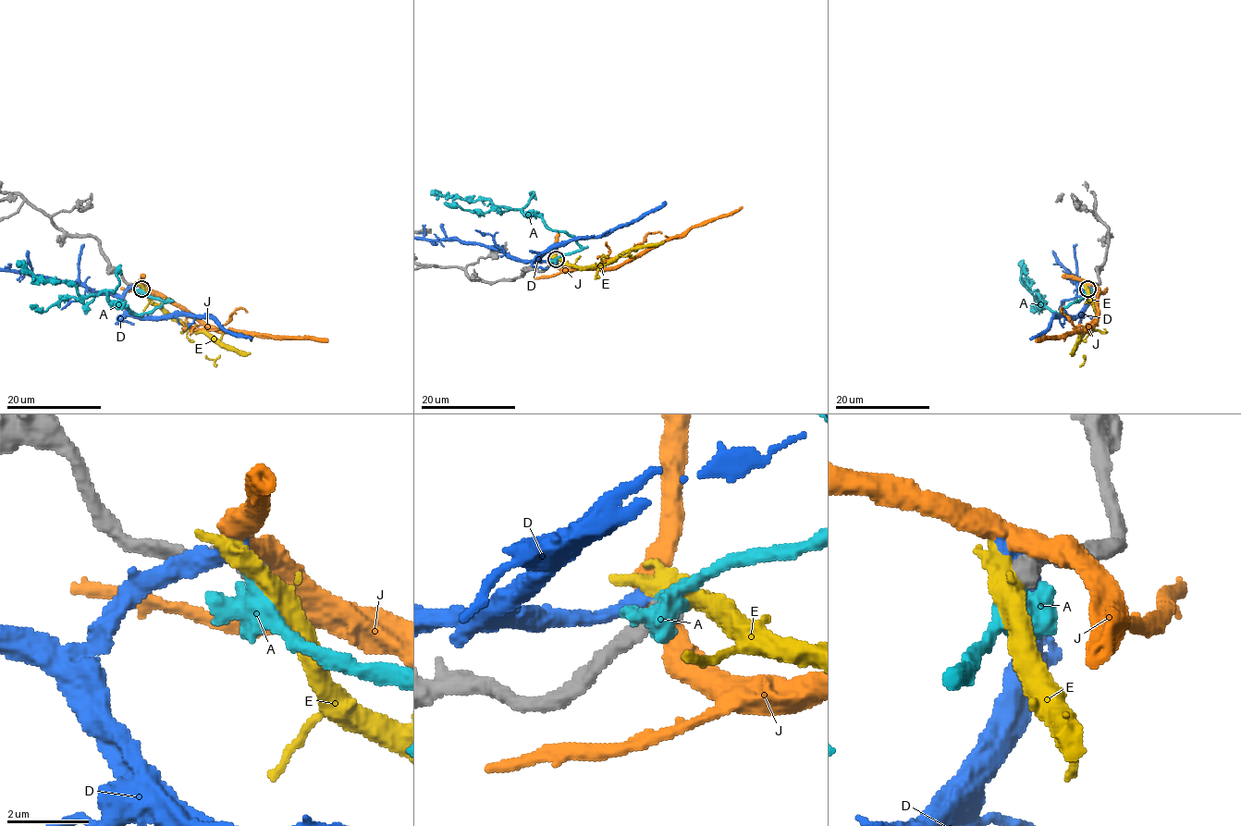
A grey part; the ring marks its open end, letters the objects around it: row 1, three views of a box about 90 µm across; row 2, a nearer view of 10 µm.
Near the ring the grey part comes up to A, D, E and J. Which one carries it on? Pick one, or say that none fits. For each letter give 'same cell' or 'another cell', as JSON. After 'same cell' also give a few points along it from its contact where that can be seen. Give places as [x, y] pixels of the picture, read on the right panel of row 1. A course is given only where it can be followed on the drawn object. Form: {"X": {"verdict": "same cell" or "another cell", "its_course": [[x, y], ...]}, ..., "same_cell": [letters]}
{"A": {"verdict": "same cell", "its_course": [[1087, 287], [1076, 302], [1059, 314], [1051, 313], [1038, 291], [1034, 295], [1028, 286], [1025, 265], [1020, 261]]}, "D": {"verdict": "another cell"}, "E": {"verdict": "another cell"}, "J": {"verdict": "another cell"}, "same_cell": ["A"]}

